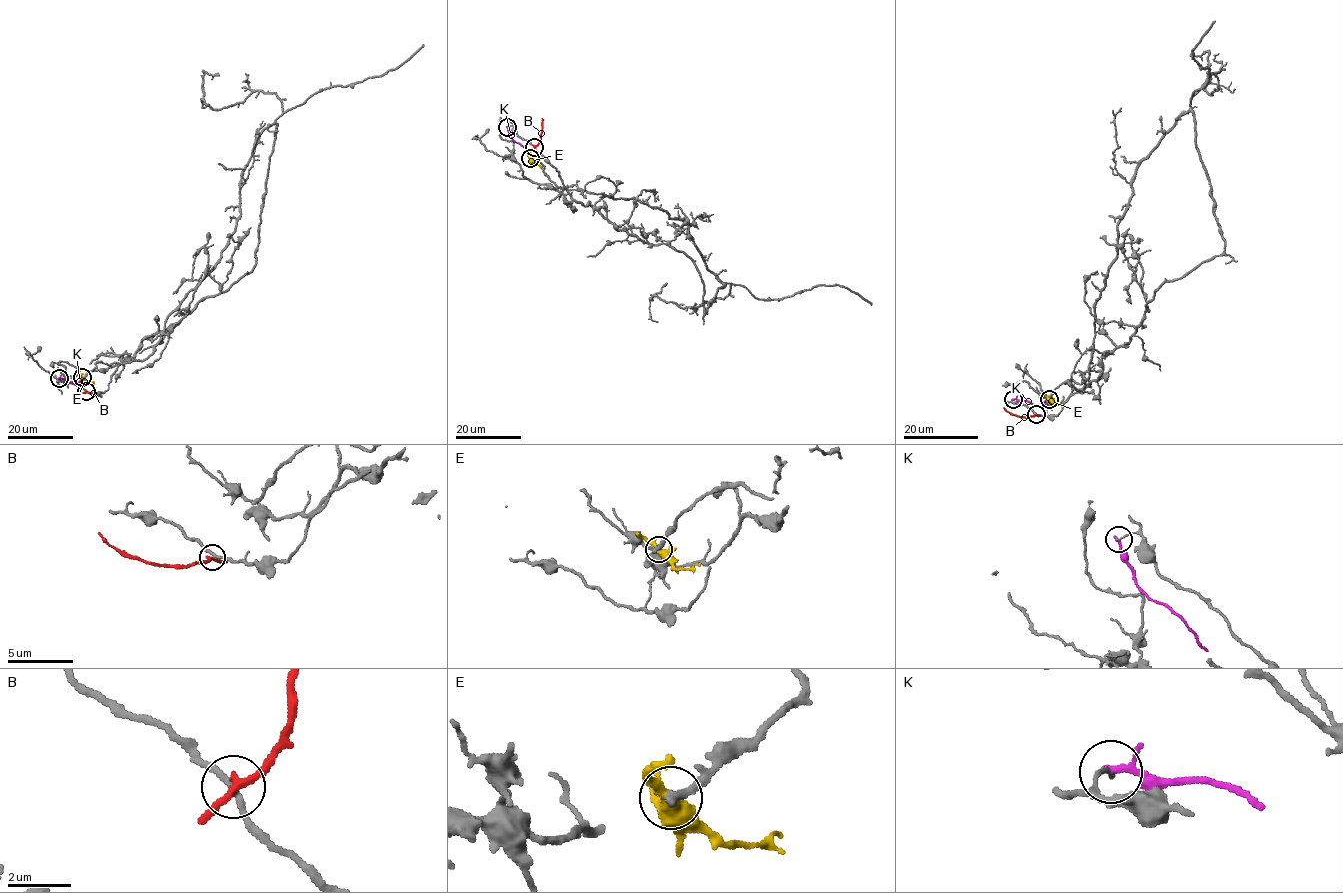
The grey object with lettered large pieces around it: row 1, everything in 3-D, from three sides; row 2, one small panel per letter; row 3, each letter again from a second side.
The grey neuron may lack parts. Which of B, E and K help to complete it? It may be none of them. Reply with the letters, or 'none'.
K

